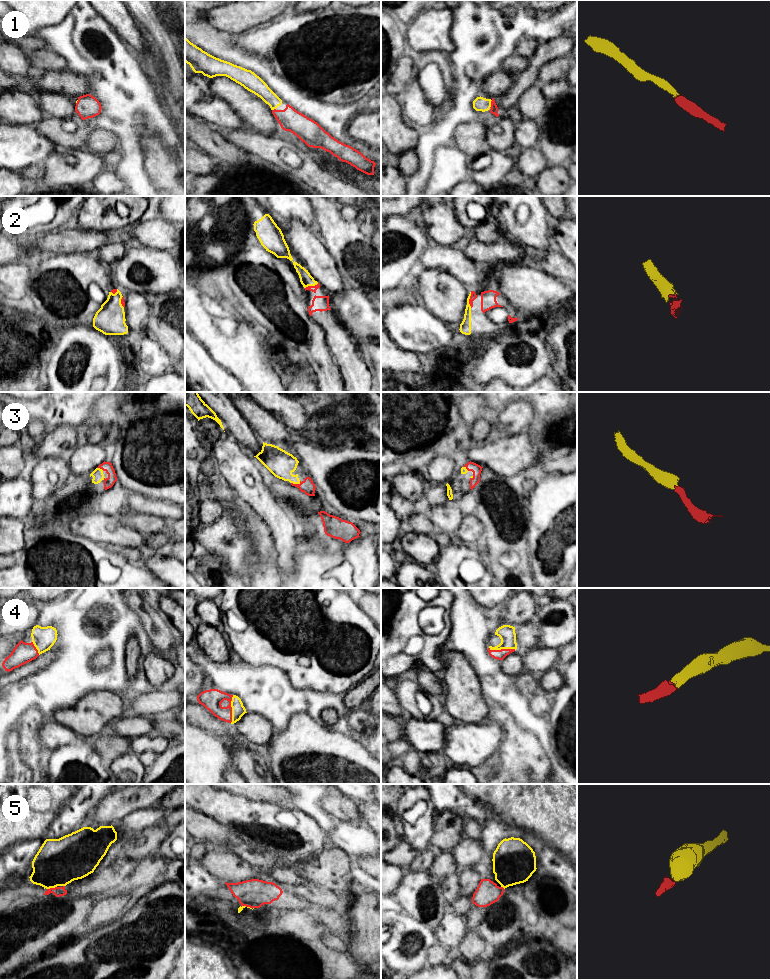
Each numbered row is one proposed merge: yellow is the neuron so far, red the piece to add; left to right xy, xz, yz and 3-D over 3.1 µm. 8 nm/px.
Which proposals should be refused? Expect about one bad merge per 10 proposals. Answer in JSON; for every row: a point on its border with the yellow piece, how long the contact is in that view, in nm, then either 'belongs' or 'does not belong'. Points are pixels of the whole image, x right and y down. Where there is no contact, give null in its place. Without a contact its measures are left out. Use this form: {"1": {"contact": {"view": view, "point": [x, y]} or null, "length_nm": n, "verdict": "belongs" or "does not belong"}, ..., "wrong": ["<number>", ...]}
{"1": {"contact": {"view": "yz", "point": [490, 104]}, "length_nm": 70, "verdict": "belongs"}, "2": {"contact": {"view": "yz", "point": [468, 300]}, "length_nm": 130, "verdict": "belongs"}, "3": {"contact": {"view": "xz", "point": [295, 483]}, "length_nm": 80, "verdict": "belongs"}, "4": {"contact": {"view": "xz", "point": [232, 709]}, "length_nm": 220, "verdict": "belongs"}, "5": {"contact": {"view": "xy", "point": [51, 887]}, "length_nm": 80, "verdict": "belongs"}, "wrong": []}

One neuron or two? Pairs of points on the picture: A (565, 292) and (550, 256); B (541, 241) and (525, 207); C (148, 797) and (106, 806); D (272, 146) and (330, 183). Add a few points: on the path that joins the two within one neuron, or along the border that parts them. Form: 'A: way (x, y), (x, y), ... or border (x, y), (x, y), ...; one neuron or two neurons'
A: border (545, 271), (559, 280); two neurons
B: way (537, 233), (525, 221), (525, 215); one neuron
C: way (138, 800), (121, 802), (116, 805); one neuron
D: way (287, 145), (296, 147), (315, 168); one neuron

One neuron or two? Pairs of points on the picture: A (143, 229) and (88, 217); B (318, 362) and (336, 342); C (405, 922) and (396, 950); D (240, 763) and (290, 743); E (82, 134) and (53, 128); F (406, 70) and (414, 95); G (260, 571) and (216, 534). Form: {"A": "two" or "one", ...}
{"A": "two", "B": "two", "C": "one", "D": "two", "E": "one", "F": "two", "G": "two"}

